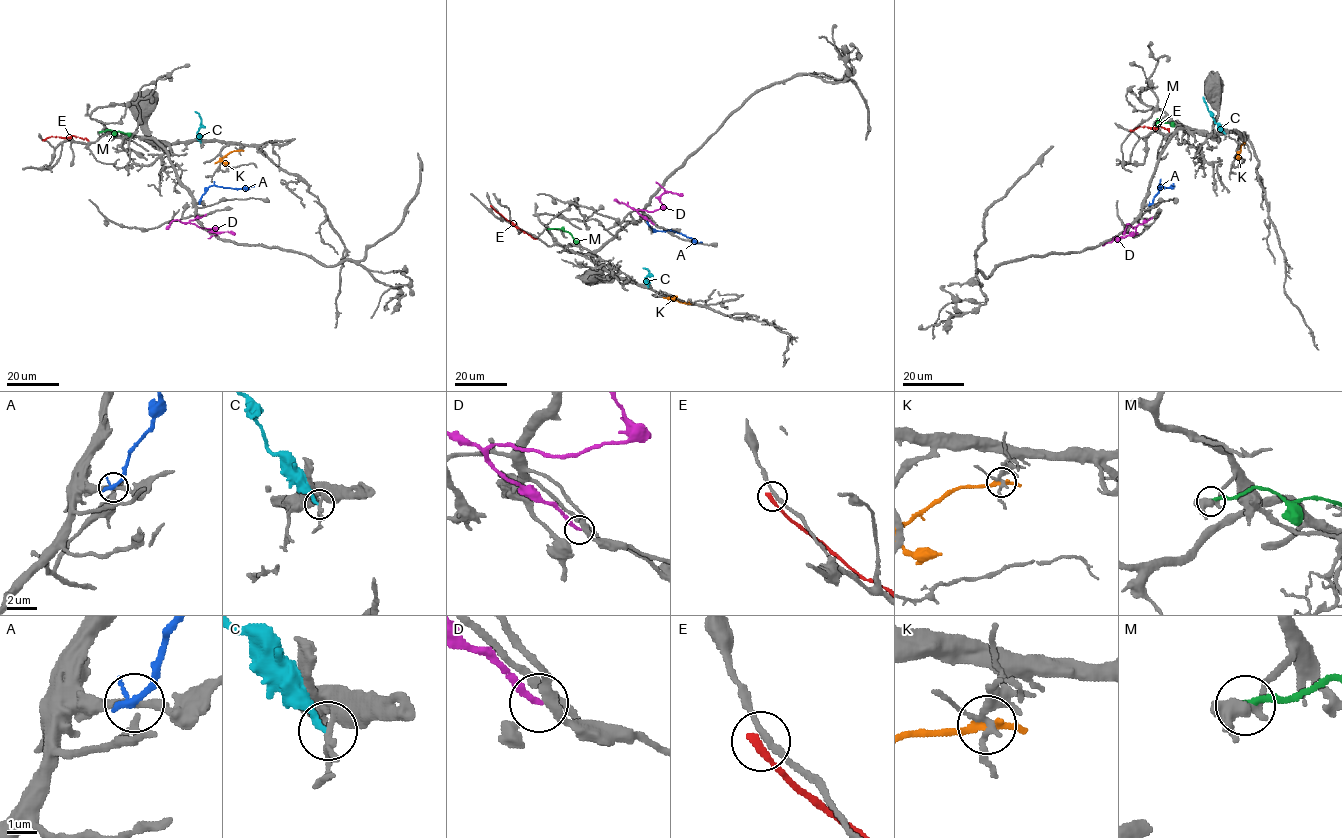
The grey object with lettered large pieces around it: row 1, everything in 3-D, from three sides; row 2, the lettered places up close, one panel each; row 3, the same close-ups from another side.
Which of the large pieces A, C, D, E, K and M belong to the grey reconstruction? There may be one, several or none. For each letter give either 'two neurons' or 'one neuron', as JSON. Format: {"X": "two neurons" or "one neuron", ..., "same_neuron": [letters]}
{"A": "two neurons", "C": "two neurons", "D": "two neurons", "E": "two neurons", "K": "two neurons", "M": "two neurons", "same_neuron": []}

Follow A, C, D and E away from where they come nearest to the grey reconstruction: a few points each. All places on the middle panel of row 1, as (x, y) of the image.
A: (647, 223), (653, 229), (676, 231), (697, 243), (702, 242)
C: (648, 286), (645, 278), (649, 271), (643, 267)
D: (654, 224), (638, 210), (661, 209), (660, 197), (664, 193), (683, 195)
E: (491, 206), (537, 239)

